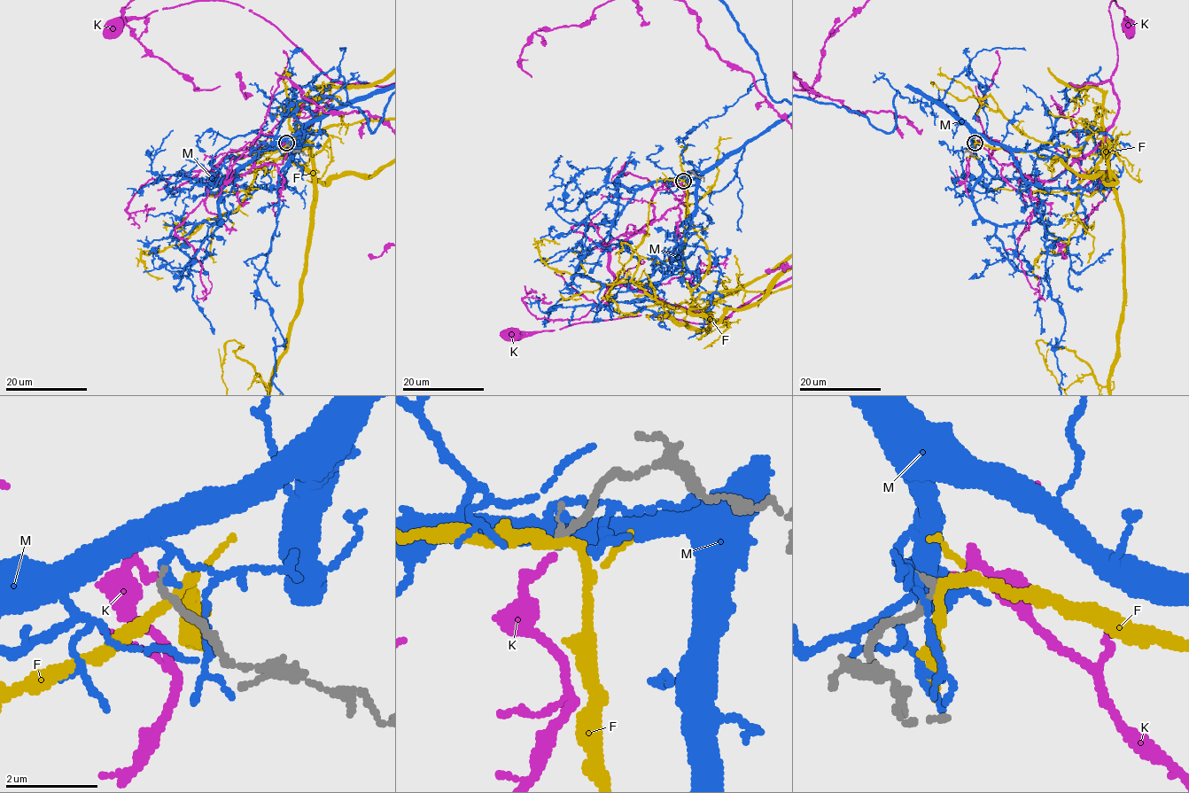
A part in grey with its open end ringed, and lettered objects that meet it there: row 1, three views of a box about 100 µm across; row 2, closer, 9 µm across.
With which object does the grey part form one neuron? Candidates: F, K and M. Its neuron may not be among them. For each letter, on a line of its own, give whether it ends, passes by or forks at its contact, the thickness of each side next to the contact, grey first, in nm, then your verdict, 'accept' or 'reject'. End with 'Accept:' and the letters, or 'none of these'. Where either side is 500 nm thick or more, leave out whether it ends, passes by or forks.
F: it forks | 220/190 nm | reject
K: it ends | 180/160 nm | accept
M: it passes by | 170/130 nm | reject
Accept: K

